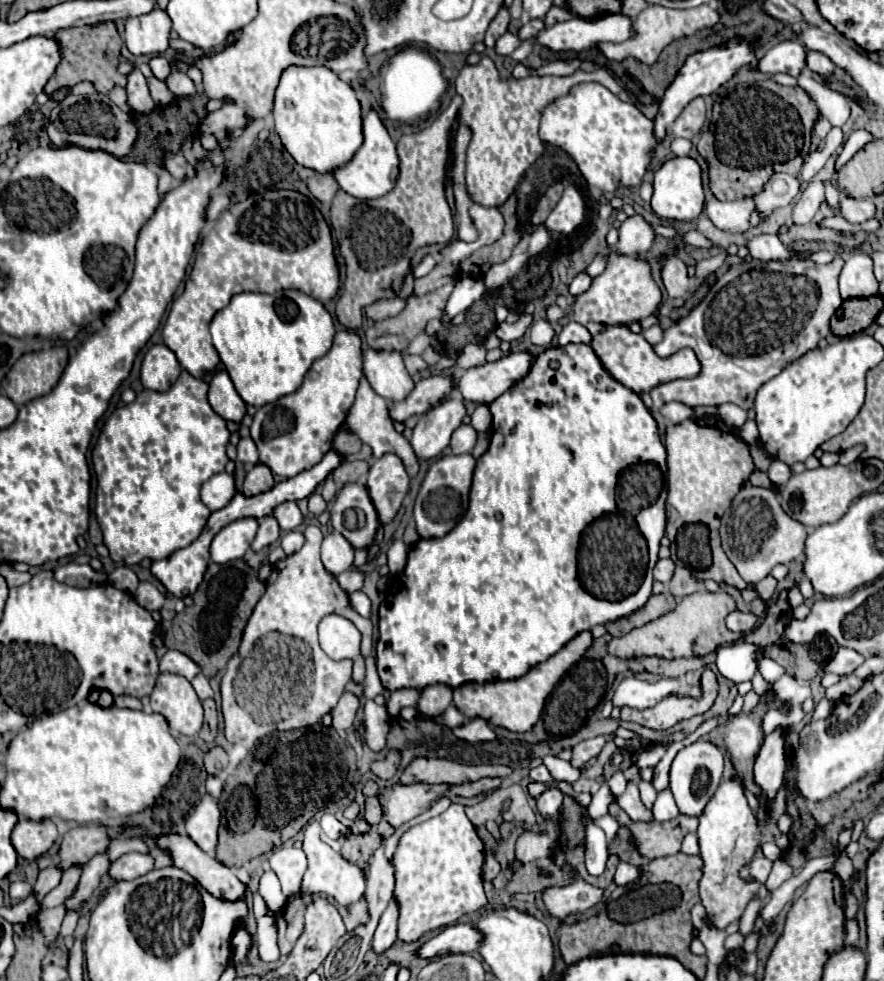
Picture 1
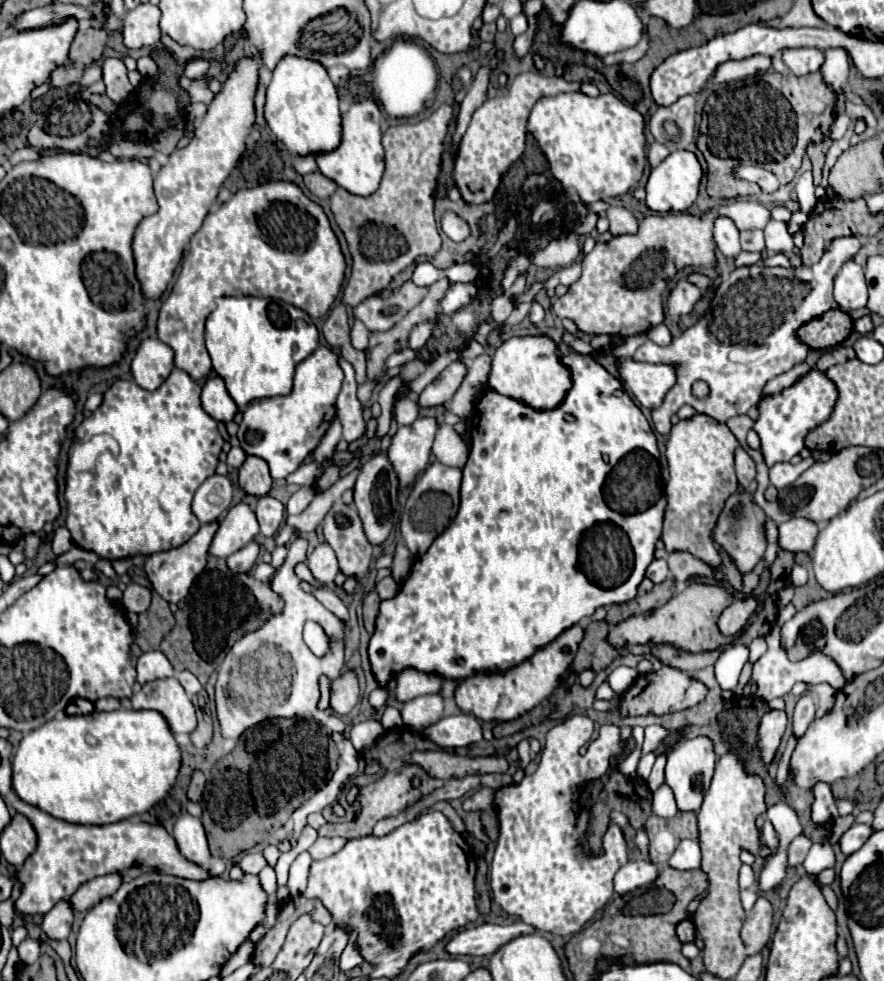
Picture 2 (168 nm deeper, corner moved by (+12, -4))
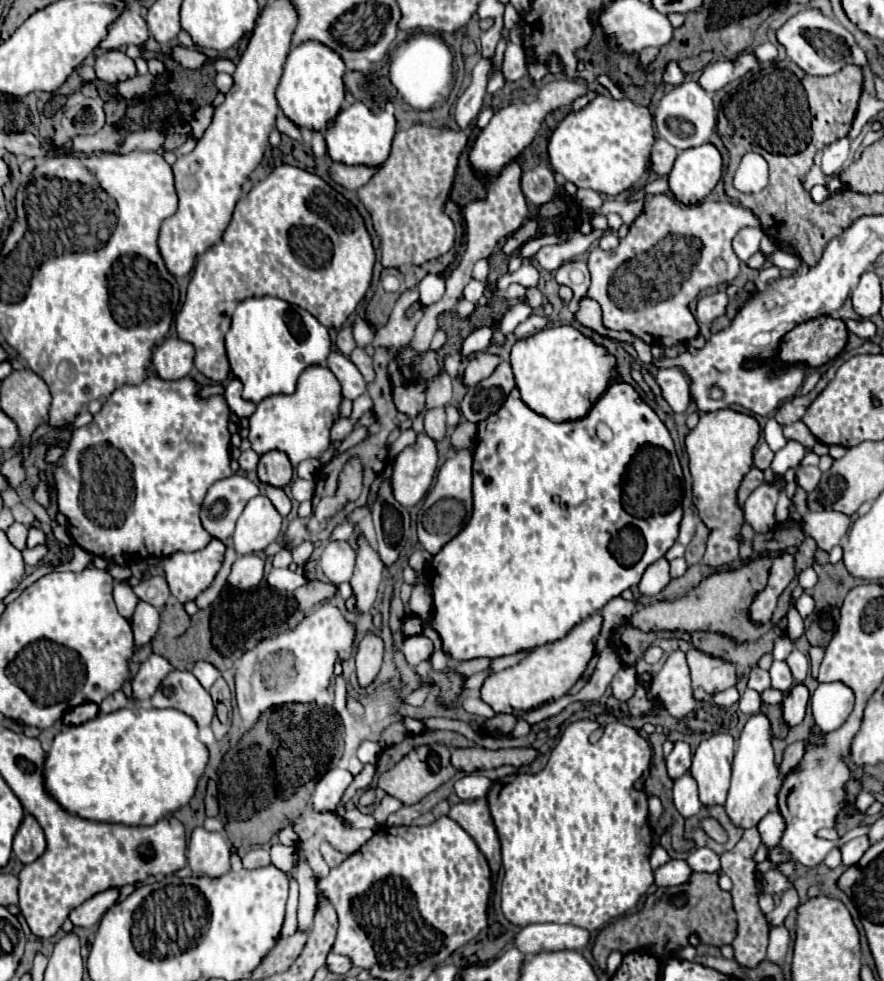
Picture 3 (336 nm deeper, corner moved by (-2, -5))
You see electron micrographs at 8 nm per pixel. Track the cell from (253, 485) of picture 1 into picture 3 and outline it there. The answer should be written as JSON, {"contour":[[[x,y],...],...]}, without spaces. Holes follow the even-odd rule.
{"contour":[[[268,451],[260,457],[258,463],[258,477],[262,483],[270,483],[274,487],[284,487],[292,479],[292,465],[286,453],[282,451]]]}

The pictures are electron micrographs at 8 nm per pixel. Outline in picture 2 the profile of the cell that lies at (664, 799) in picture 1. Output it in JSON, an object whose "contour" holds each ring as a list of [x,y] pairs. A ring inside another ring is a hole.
{"contour":[[[662,784],[652,794],[652,814],[660,816],[660,818],[672,818],[676,812],[678,812],[678,808],[674,802],[674,794],[666,784]]]}

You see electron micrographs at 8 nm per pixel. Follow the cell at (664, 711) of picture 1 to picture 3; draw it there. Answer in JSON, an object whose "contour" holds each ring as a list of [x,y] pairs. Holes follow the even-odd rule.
{"contour":[[[694,647],[686,653],[686,657],[692,673],[694,697],[698,701],[710,701],[714,693],[736,685],[738,669],[734,663],[722,661],[720,657],[710,657],[708,653],[698,653]]]}

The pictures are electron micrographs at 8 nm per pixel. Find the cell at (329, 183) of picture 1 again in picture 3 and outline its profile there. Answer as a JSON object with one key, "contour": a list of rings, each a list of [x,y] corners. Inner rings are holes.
{"contour":[[[332,163],[332,167],[330,167],[332,179],[346,189],[360,189],[362,185],[366,185],[370,181],[370,177],[376,171],[378,169],[366,169],[366,165],[338,165],[338,163]]]}

